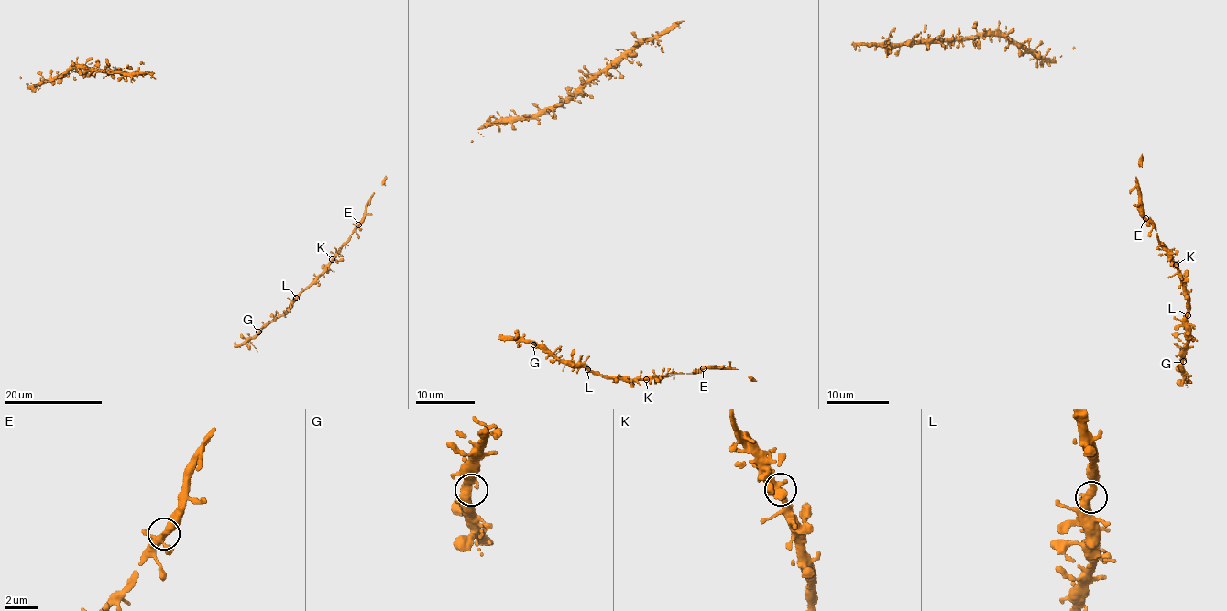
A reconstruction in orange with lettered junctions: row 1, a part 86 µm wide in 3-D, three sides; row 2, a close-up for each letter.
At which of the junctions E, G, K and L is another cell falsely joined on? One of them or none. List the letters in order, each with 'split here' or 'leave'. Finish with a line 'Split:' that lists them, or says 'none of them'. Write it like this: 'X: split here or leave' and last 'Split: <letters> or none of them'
E: leave
G: leave
K: leave
L: leave
Split: none of them

